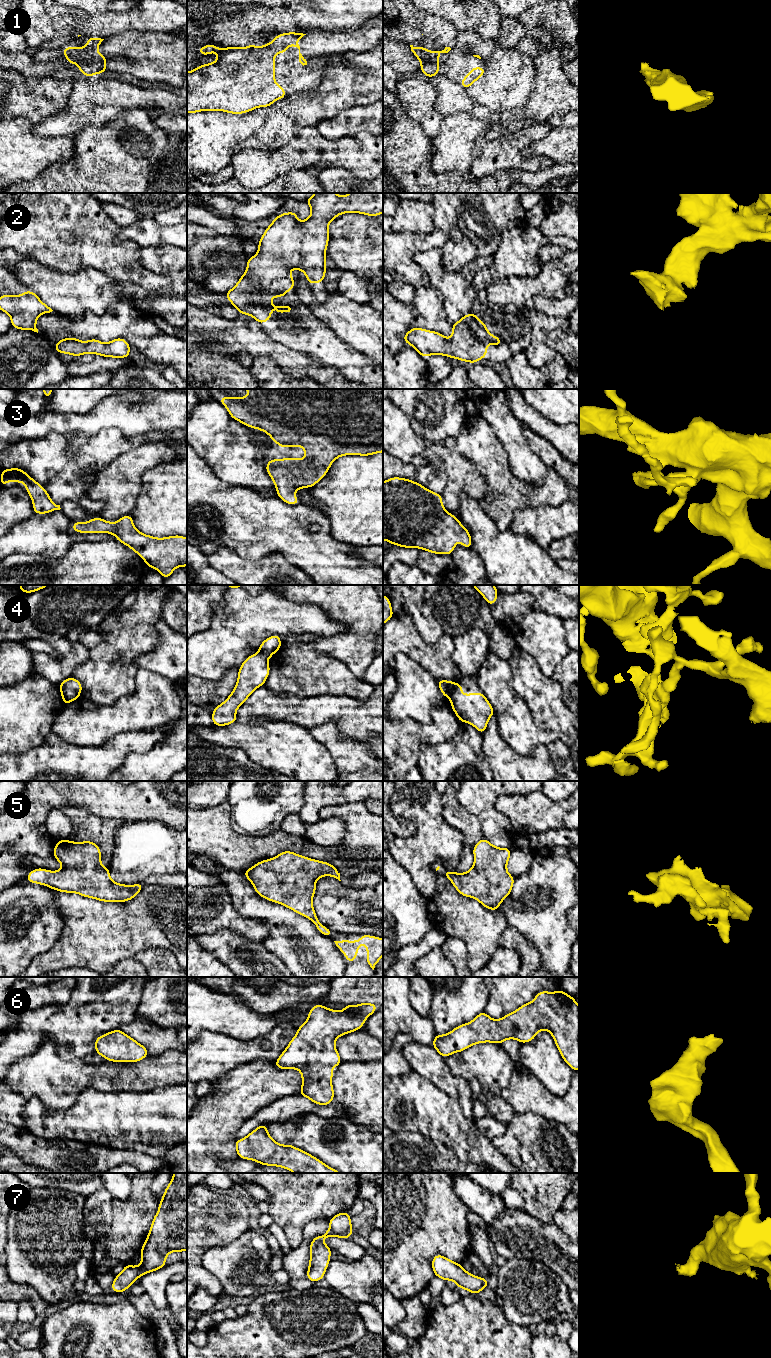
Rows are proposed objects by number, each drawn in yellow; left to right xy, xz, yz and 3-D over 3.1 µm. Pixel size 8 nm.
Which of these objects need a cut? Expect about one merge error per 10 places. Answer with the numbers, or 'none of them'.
4

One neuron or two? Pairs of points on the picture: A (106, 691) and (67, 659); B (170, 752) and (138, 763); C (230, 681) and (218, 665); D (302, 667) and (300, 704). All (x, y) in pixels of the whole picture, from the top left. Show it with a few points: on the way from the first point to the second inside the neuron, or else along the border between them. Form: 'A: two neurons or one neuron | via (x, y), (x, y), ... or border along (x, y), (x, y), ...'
A: two neurons | border along (89, 649), (87, 659), (71, 675)
B: one neuron | via (162, 760), (159, 763), (146, 763)
C: two neurons | border along (238, 668), (231, 668), (219, 679), (202, 679)
D: two neurons | border along (277, 692), (290, 692), (297, 696), (323, 695)

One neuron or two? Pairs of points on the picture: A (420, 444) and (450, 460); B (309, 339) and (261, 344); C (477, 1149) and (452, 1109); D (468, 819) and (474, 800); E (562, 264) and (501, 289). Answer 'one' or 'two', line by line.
A: two
B: two
C: one
D: two
E: one

